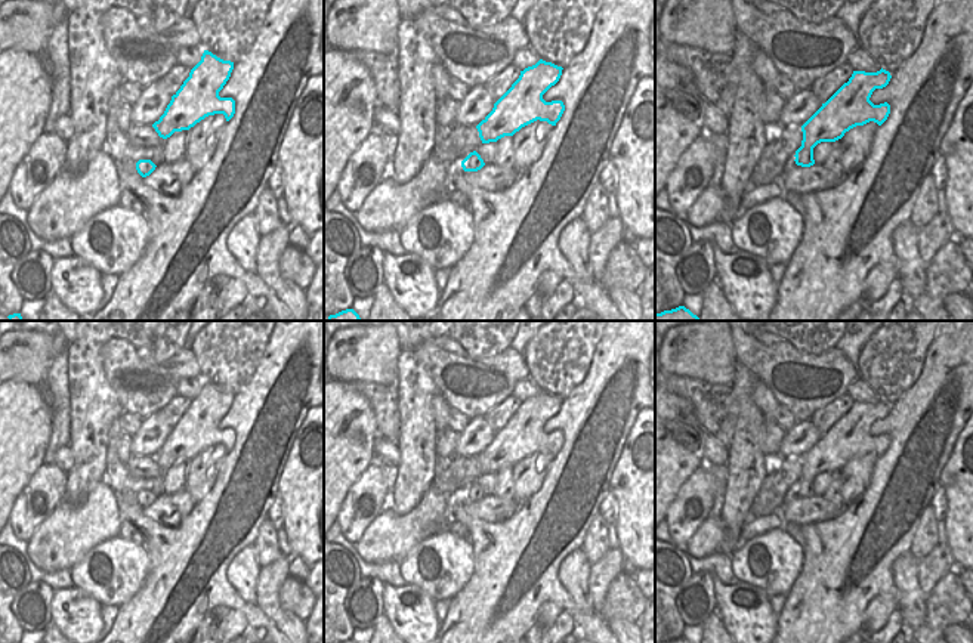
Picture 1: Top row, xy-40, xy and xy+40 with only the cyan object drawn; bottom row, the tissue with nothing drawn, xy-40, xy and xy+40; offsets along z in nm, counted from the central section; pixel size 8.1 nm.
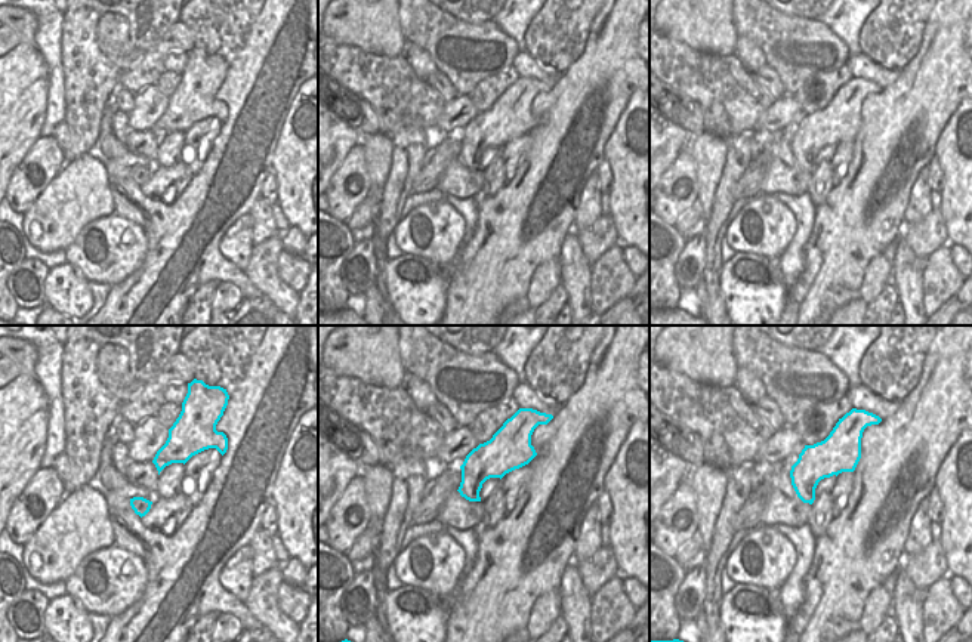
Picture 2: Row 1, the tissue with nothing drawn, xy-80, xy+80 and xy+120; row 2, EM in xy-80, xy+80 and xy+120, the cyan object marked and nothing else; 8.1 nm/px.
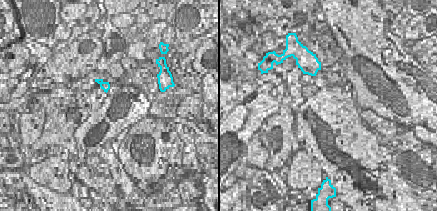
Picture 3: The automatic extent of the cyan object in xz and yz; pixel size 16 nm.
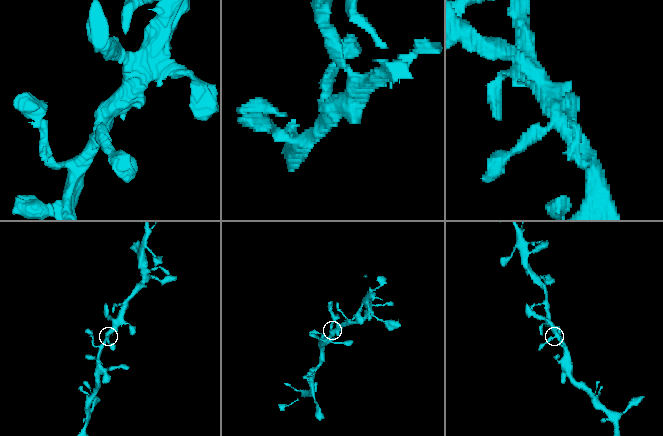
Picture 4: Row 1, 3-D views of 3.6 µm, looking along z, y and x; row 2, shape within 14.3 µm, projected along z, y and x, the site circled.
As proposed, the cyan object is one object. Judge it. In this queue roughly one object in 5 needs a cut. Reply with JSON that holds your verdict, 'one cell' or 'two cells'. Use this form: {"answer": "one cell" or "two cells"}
{"answer": "one cell"}

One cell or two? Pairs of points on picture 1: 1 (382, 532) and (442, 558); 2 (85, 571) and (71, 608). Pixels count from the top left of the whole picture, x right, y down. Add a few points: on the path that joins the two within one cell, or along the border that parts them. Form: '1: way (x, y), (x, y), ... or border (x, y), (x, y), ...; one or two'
1: border (429, 535), (422, 538), (399, 562); two
2: border (74, 586), (85, 590), (101, 606); two

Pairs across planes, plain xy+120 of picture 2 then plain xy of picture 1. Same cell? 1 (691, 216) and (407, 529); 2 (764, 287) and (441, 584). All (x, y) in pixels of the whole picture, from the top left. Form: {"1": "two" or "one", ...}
{"1": "one", "2": "two"}

